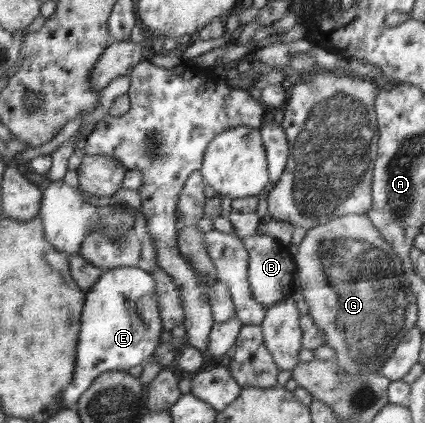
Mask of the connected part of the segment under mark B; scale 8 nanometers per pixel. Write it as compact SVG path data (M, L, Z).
M255 233L240 240L249 254L247 279L253 299L269 307L290 297L293 292L294 260L292 260L292 254L288 254L288 244L282 246L278 239L262 233Z

